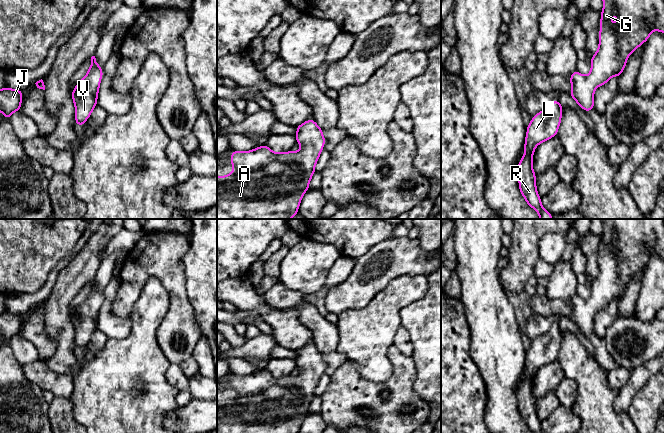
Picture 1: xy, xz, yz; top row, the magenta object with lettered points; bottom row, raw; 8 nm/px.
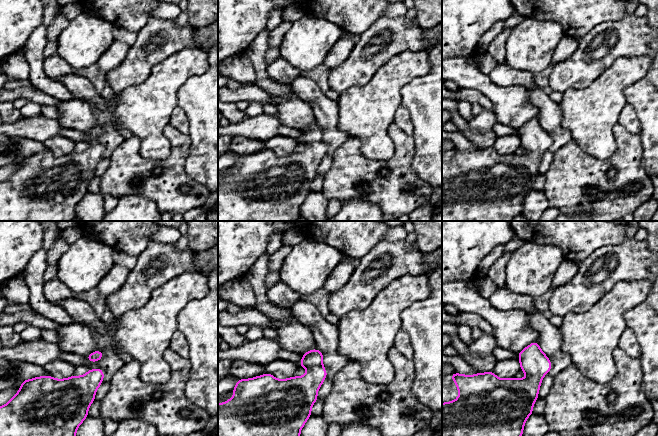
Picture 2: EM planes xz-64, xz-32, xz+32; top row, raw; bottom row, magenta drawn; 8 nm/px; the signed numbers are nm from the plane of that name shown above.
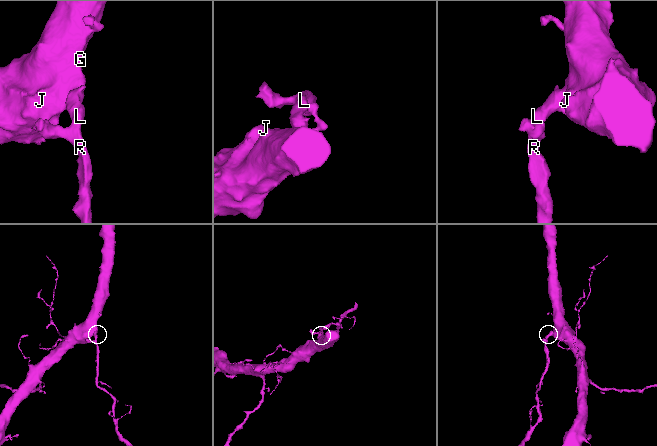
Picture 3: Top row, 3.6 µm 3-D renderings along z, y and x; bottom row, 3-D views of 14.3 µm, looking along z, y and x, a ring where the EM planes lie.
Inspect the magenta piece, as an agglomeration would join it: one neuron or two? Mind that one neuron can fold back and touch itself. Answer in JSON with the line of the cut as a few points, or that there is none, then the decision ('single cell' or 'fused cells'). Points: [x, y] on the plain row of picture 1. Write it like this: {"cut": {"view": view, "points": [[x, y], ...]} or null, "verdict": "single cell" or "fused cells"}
{"cut": null, "verdict": "single cell"}

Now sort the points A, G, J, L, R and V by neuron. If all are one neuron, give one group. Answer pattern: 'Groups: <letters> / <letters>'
Groups: A G J L R V

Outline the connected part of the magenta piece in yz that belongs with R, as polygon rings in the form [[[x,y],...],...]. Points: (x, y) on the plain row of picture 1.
[[[557,323],[550,330],[533,340],[527,350],[525,378],[517,389],[519,415],[533,433],[544,433],[536,413],[536,399],[532,392],[534,374],[537,369],[557,359],[561,347],[563,330]]]

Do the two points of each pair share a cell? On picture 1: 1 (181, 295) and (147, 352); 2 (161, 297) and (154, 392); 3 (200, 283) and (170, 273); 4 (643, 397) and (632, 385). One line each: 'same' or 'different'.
1: different
2: same
3: different
4: different

